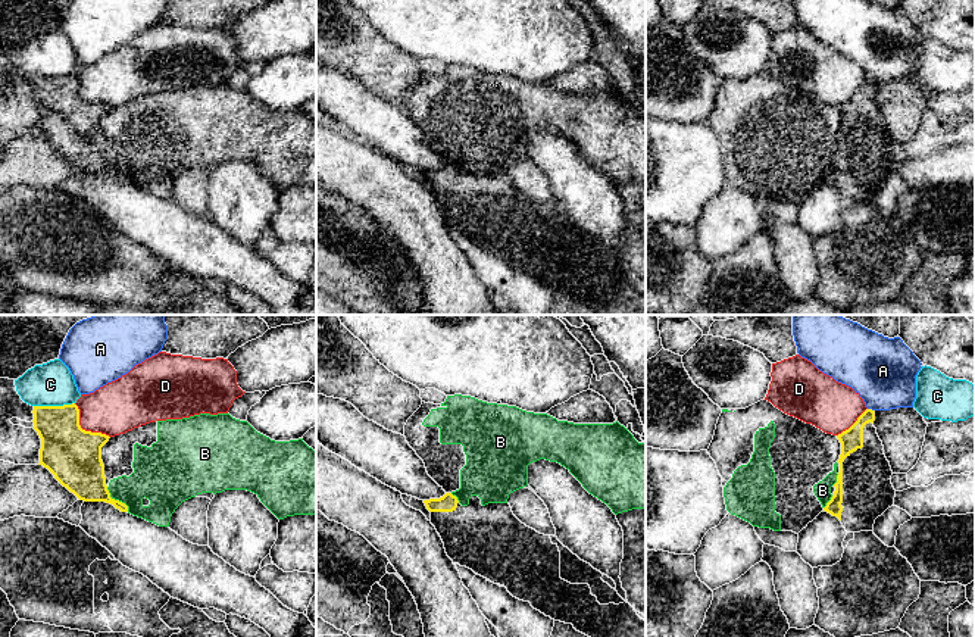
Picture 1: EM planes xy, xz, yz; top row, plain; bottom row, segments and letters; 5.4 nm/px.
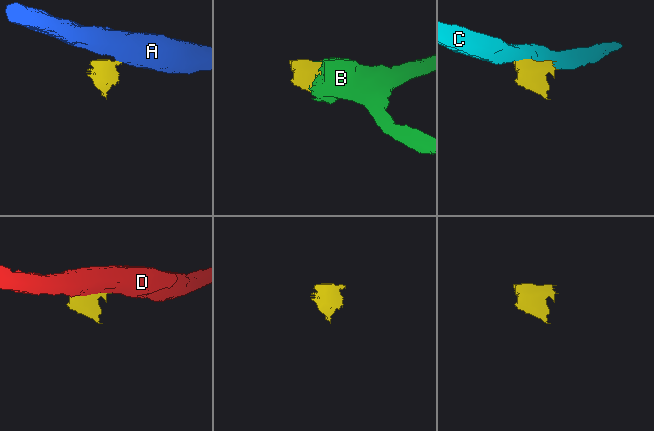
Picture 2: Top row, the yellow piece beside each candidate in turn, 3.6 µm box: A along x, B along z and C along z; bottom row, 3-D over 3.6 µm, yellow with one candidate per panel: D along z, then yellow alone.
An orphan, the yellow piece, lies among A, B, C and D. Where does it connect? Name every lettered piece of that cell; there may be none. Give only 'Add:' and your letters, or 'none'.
Add: none

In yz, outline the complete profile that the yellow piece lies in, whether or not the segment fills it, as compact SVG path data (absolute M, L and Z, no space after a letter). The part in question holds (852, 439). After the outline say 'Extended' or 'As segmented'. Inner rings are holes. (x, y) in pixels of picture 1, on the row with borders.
M866 409L849 430L837 435L841 443L841 455L837 460L838 475L831 487L832 497L824 510L837 516L847 533L872 531L875 519L894 506L893 471L874 421L875 410Z. Extended

